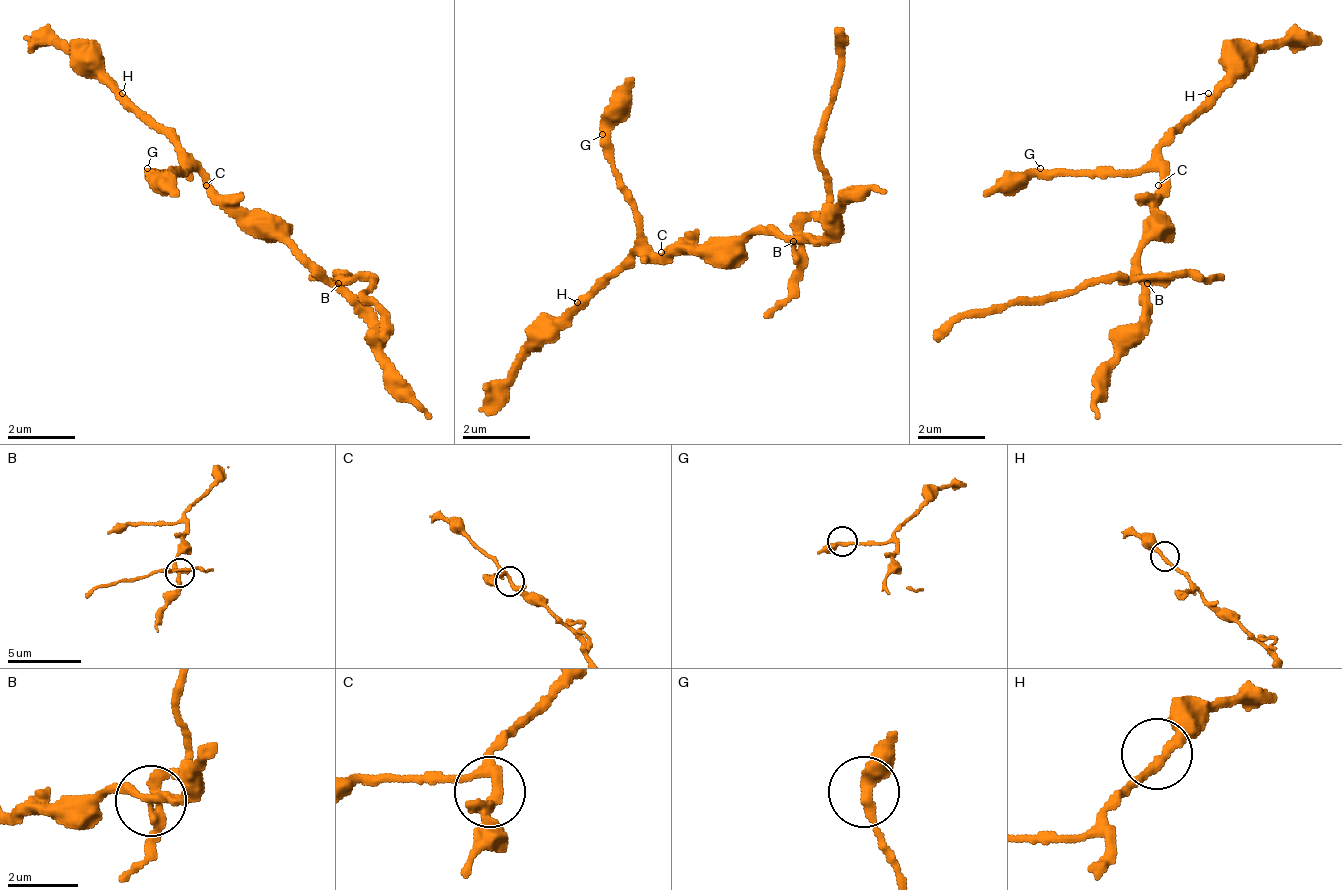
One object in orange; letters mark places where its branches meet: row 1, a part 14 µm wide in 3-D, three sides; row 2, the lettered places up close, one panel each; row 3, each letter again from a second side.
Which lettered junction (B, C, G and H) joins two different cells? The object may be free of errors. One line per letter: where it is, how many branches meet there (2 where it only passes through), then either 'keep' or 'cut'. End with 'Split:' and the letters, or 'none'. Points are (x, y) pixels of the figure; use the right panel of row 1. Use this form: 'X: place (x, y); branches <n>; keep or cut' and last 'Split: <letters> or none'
B: place (1147, 283); branches 4; cut
C: place (1158, 185); branches 4; keep
G: place (1040, 168); branches 2; keep
H: place (1208, 93); branches 2; keep
Split: B

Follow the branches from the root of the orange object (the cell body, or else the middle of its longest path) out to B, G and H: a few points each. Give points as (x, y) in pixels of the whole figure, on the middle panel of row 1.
B: (711, 235), (787, 235), (795, 244)
G: (711, 235), (703, 244), (678, 244), (661, 252), (644, 235), (644, 218), (619, 185), (619, 168), (602, 134)
H: (711, 235), (703, 244), (678, 244), (669, 252), (627, 252), (577, 302)

